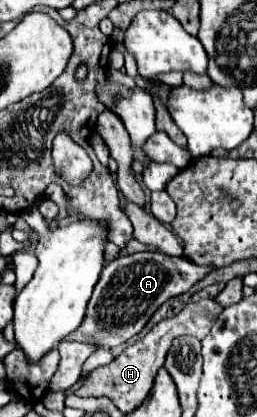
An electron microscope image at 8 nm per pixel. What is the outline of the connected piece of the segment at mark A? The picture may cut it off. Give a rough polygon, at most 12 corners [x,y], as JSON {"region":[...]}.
{"region":[[163,252],[105,266],[65,340],[137,336],[163,302],[213,268]]}

